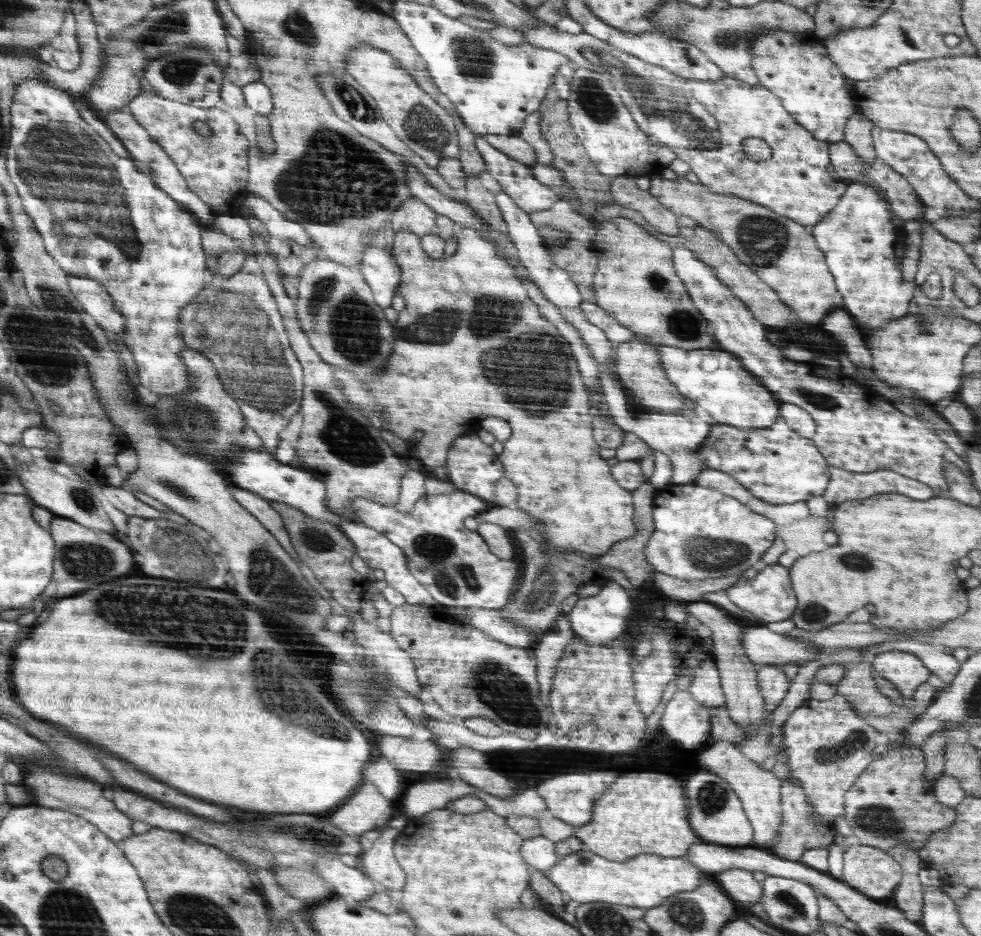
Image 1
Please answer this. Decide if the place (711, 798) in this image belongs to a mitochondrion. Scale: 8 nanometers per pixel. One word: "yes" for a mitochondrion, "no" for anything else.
yes

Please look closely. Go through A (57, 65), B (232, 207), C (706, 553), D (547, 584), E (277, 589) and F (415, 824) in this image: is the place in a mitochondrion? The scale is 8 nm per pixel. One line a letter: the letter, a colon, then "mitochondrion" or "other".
A: other
B: other
C: mitochondrion
D: mitochondrion
E: mitochondrion
F: other

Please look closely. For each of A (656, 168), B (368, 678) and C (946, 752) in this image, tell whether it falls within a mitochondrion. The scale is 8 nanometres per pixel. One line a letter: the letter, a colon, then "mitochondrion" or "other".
A: other
B: mitochondrion
C: other

